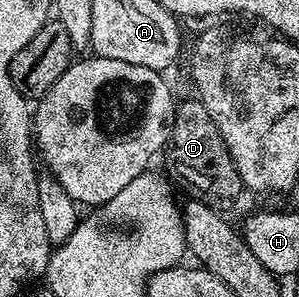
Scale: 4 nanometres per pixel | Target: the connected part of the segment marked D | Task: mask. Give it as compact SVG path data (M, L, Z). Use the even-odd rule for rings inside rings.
M196 99L182 101L173 110L173 126L169 136L167 154L173 173L185 184L188 196L194 201L218 211L225 208L243 193L241 176L219 135L219 127L207 115L207 107Z

